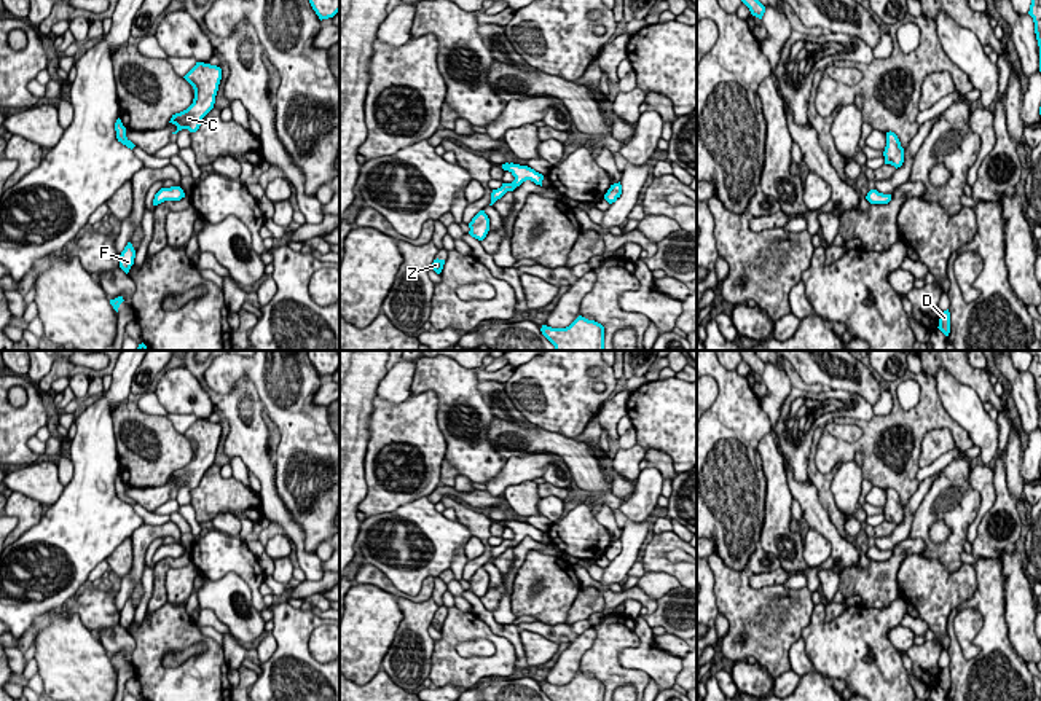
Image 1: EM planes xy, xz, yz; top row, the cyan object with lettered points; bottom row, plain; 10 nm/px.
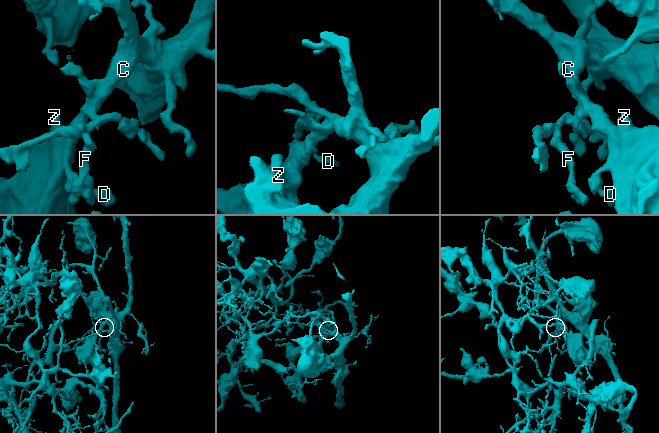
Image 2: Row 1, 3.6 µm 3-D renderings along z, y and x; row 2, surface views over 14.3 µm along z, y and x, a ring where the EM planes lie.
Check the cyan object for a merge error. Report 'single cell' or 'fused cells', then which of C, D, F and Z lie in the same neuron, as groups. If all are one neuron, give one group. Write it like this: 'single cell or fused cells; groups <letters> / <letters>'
fused cells; groups C D Z / F

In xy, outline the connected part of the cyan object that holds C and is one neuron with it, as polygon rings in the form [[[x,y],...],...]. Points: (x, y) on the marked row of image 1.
[[[196,62],[196,65],[183,76],[194,89],[193,104],[172,115],[171,121],[177,126],[177,134],[182,129],[196,132],[201,126],[202,118],[214,108],[215,96],[222,80],[222,69],[217,65]]]

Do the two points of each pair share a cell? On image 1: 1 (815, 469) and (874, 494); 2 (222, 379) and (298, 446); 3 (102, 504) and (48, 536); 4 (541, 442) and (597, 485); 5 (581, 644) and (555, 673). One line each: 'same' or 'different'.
1: different
2: same
3: same
4: same
5: same

